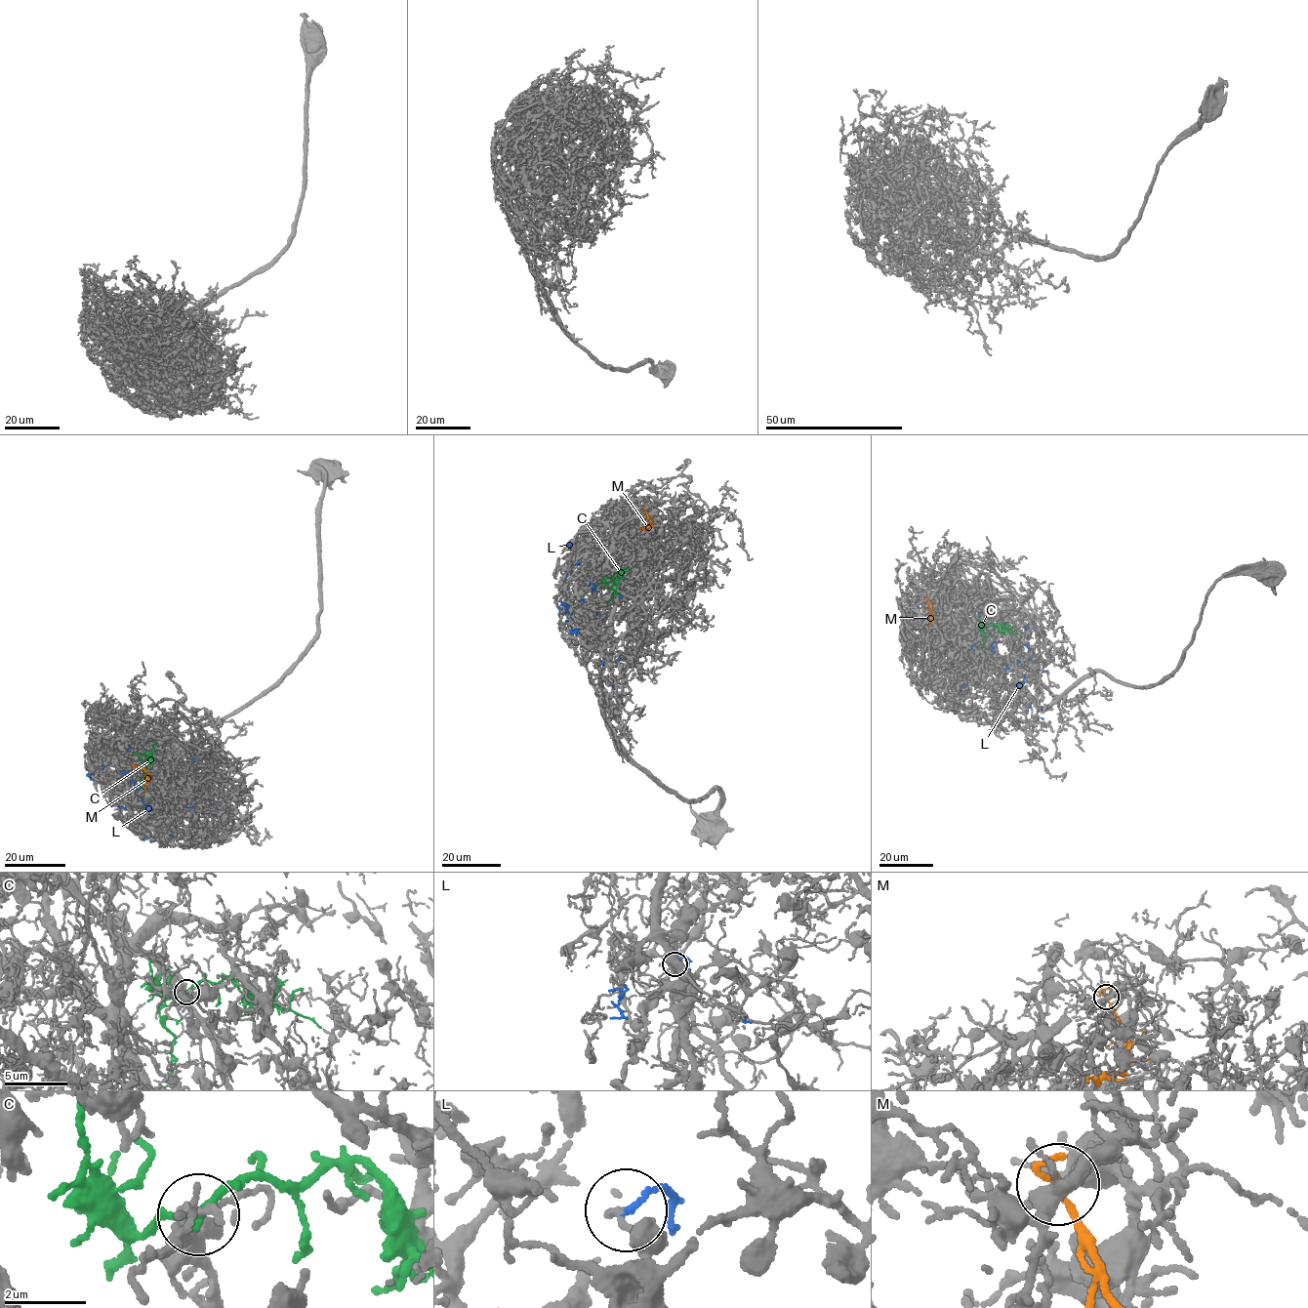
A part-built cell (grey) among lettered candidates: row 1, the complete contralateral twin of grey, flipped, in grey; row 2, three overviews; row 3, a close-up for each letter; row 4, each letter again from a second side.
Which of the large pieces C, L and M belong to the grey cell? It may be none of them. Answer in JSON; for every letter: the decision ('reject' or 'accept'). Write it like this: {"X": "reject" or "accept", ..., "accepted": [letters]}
{"C": "reject", "L": "reject", "M": "reject", "accepted": []}

